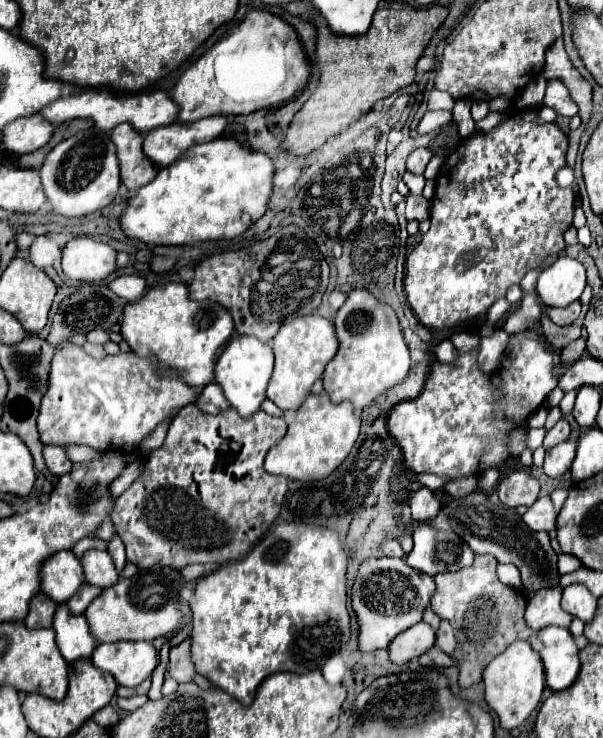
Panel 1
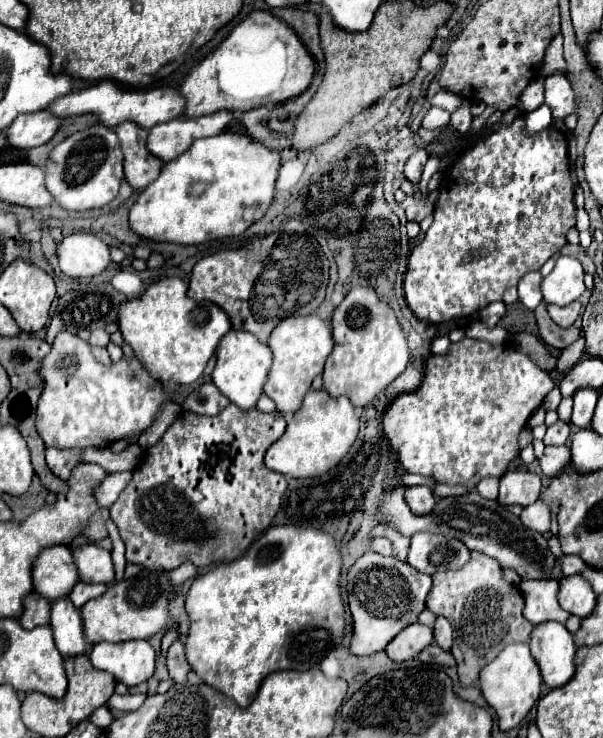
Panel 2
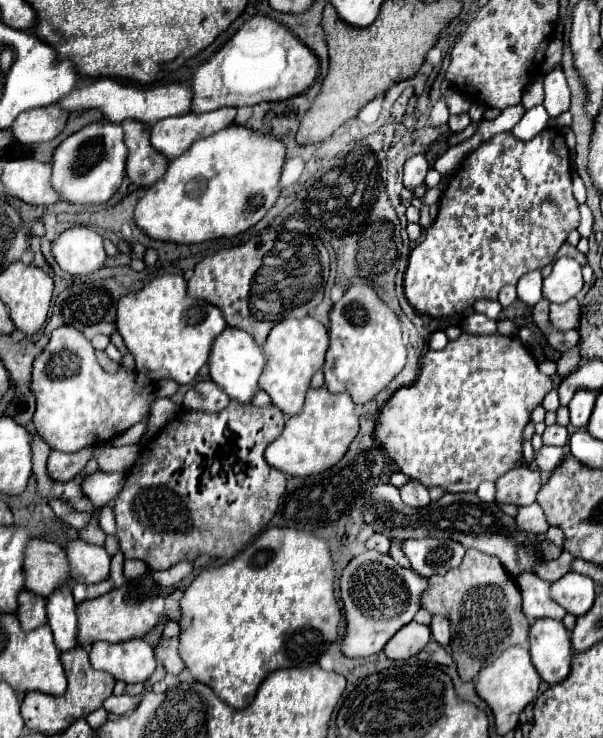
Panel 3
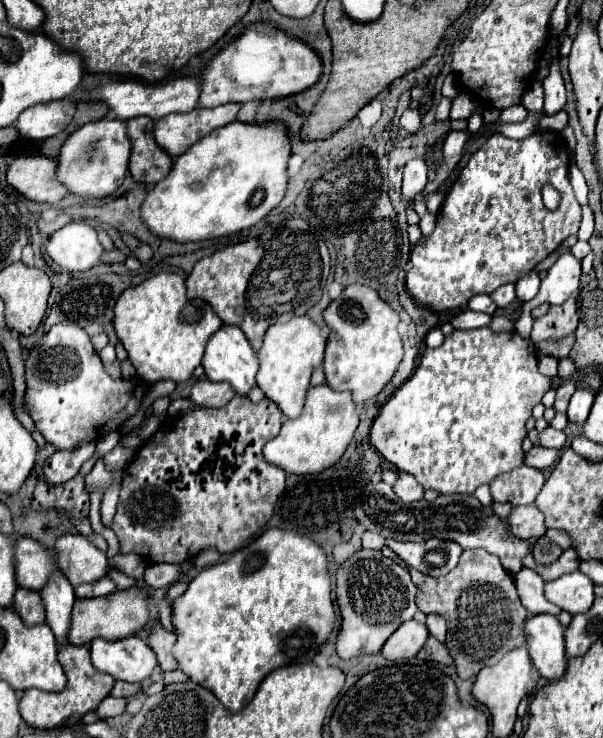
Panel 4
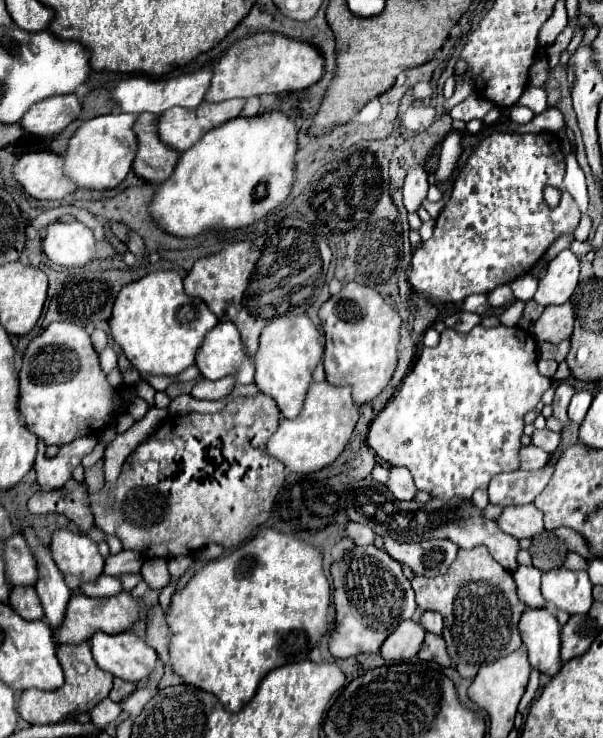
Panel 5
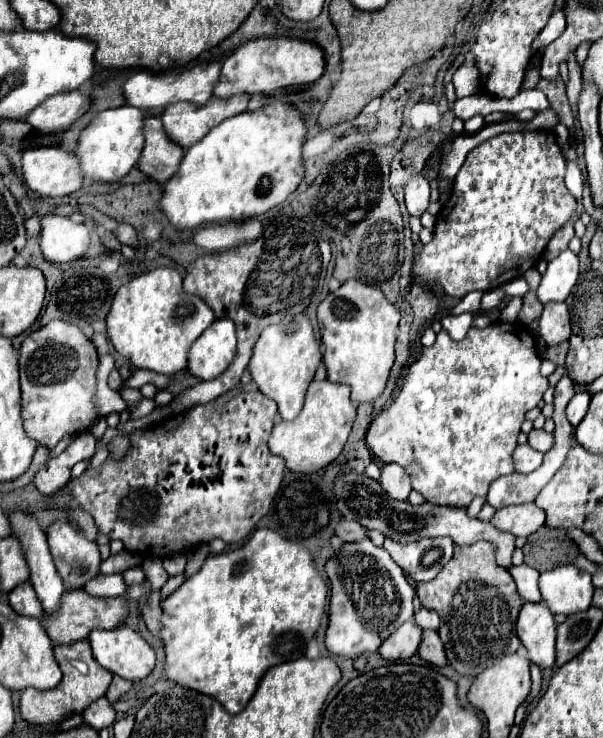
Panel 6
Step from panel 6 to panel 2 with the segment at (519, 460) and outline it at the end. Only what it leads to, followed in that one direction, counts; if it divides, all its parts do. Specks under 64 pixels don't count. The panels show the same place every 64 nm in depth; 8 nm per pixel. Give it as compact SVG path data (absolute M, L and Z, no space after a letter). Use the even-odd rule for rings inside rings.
M568 444L562 446L546 446L544 456L540 458L540 468L544 472L544 476L558 476L568 464L572 462L572 452Z

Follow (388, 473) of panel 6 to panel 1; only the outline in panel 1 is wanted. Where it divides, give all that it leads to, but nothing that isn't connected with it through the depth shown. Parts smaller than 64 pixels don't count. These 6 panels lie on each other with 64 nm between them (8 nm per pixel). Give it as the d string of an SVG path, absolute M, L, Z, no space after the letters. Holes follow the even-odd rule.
M420 488L410 494L410 508L412 508L412 520L416 522L428 522L438 516L440 502L436 500L434 492L428 488Z

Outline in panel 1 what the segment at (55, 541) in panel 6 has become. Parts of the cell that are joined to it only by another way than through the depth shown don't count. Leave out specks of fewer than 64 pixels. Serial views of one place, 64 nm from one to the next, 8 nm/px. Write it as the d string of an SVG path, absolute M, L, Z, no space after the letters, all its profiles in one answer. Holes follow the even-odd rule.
M88 550L80 562L84 566L88 584L108 588L118 582L118 570L114 568L114 562L106 550Z

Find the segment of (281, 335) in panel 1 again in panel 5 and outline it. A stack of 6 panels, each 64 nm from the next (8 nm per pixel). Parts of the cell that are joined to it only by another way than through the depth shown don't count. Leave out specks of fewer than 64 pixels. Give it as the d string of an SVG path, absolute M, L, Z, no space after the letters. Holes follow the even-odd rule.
M306 314L278 318L264 328L260 336L260 348L254 354L256 386L262 394L276 400L284 418L296 418L300 414L306 390L312 380L312 370L322 362L322 352L322 333Z

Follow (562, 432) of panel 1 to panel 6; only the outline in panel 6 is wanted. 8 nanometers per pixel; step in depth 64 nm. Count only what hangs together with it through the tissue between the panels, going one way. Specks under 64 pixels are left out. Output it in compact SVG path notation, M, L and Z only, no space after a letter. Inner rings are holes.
M534 428L528 434L528 444L532 448L536 448L538 452L548 452L552 448L552 444L554 444L554 434L552 432L546 432L546 430L536 430Z

